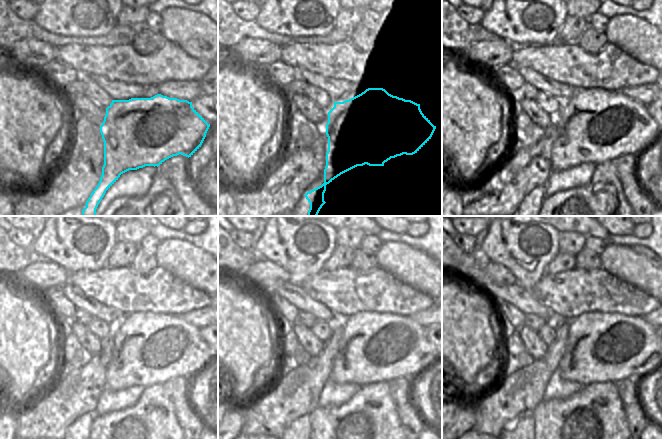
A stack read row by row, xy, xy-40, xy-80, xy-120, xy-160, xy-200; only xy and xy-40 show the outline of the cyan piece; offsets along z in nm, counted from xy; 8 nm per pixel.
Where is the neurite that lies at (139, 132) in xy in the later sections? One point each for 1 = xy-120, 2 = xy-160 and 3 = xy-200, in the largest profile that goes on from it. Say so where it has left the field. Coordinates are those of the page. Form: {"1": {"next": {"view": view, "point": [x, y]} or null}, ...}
{"1": {"next": {"view": "xy-120", "point": [149, 348]}}, "2": {"next": {"view": "xy-160", "point": [375, 346]}}, "3": {"next": {"view": "xy-200", "point": [602, 346]}}}

